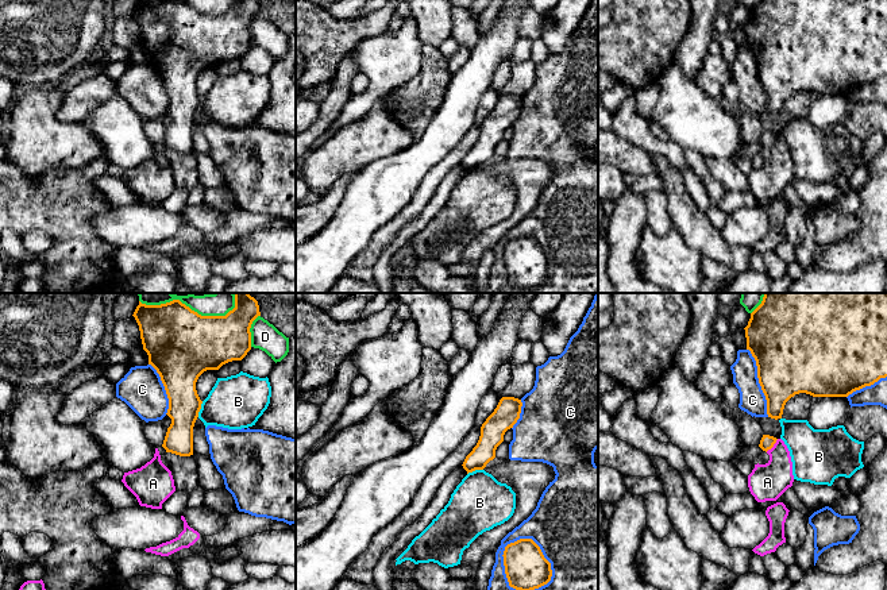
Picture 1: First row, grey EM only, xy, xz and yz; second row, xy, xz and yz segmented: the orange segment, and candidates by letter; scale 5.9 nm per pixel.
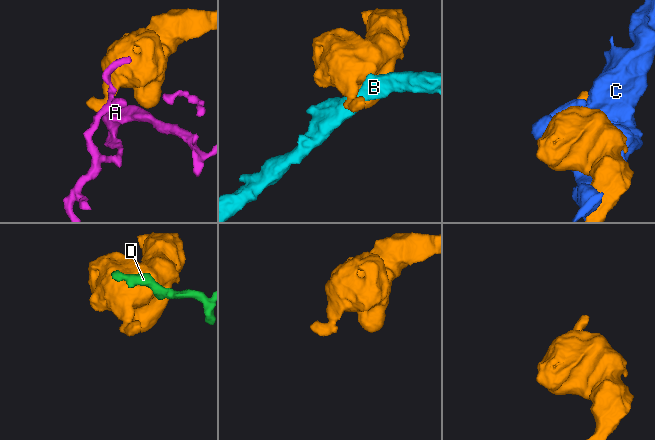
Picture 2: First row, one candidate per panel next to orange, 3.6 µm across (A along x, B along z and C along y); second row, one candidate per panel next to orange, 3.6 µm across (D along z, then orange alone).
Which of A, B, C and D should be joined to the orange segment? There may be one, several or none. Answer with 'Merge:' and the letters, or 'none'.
Merge: none

